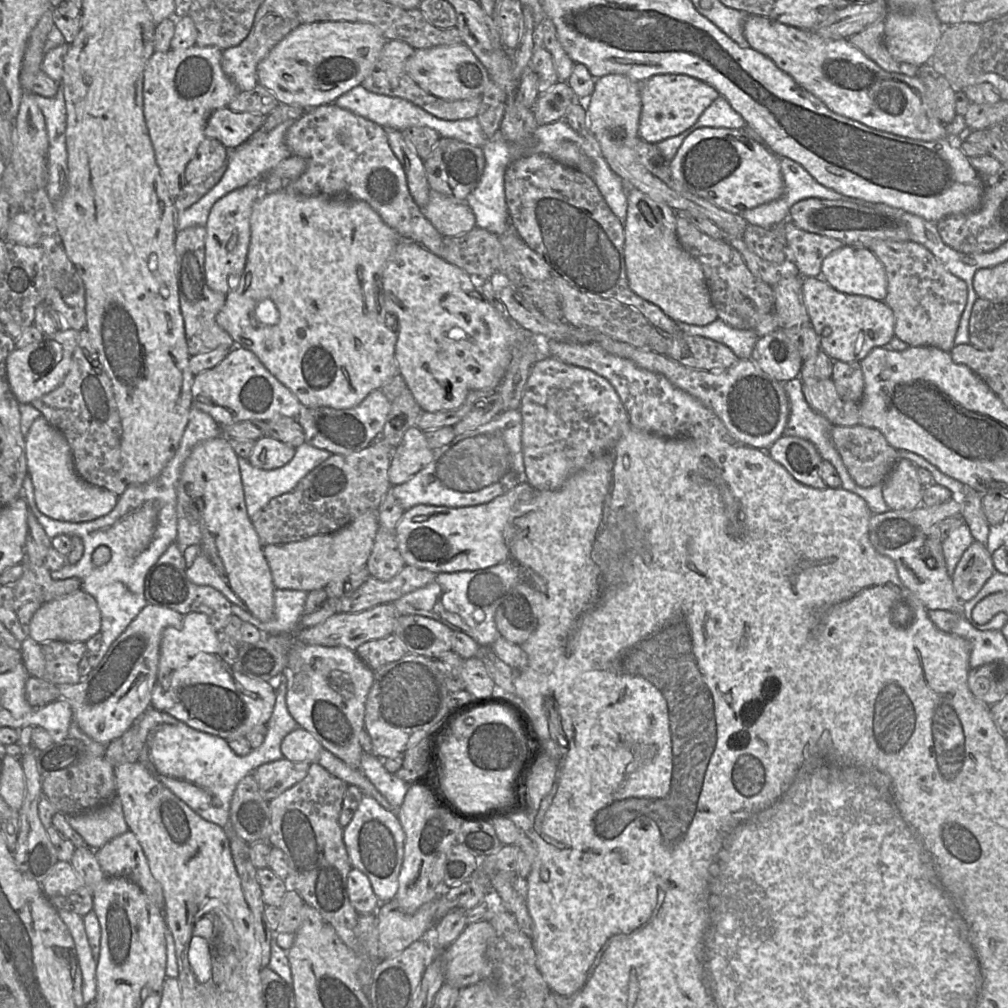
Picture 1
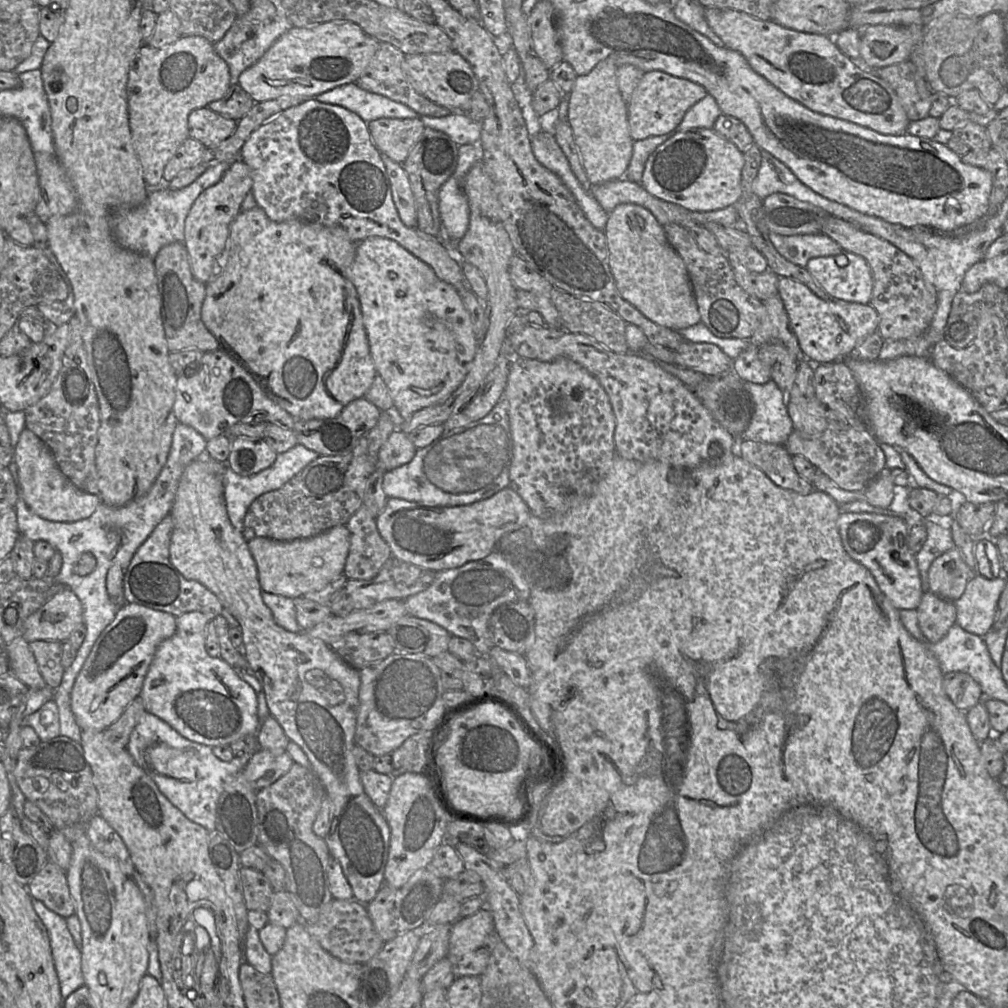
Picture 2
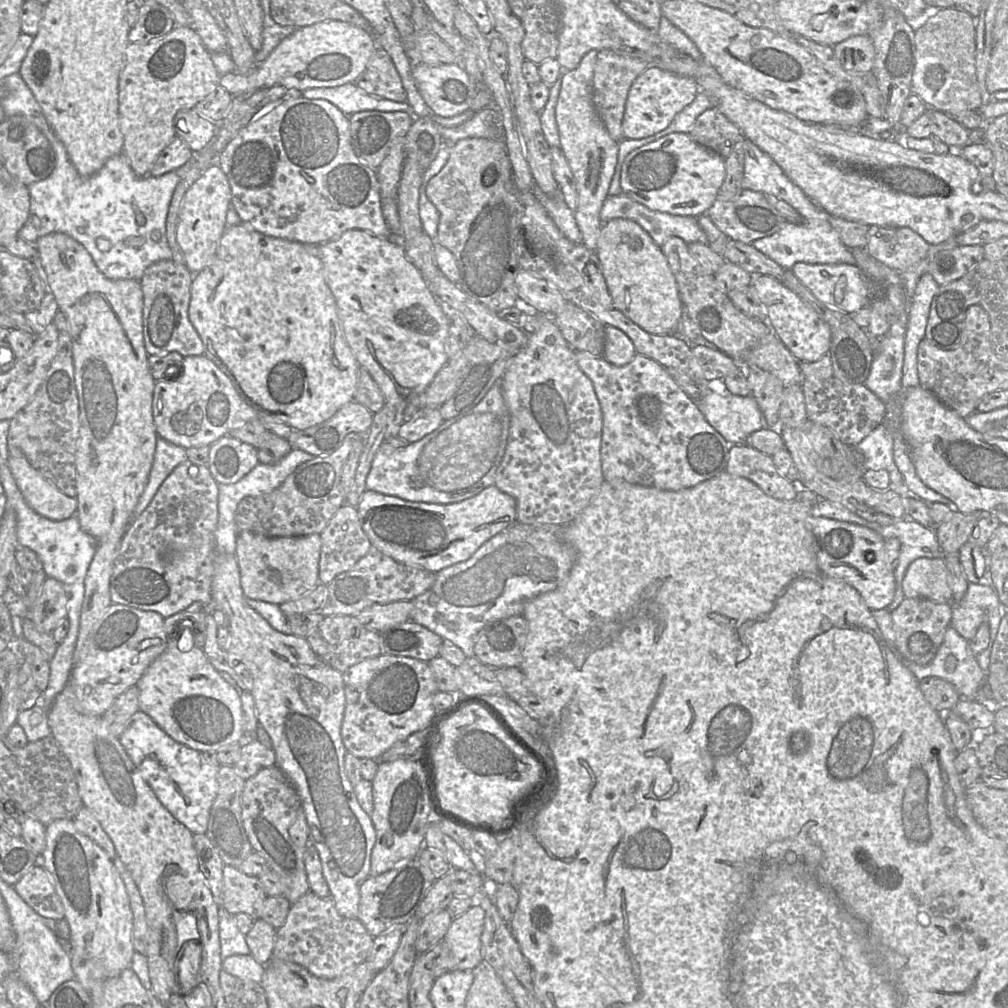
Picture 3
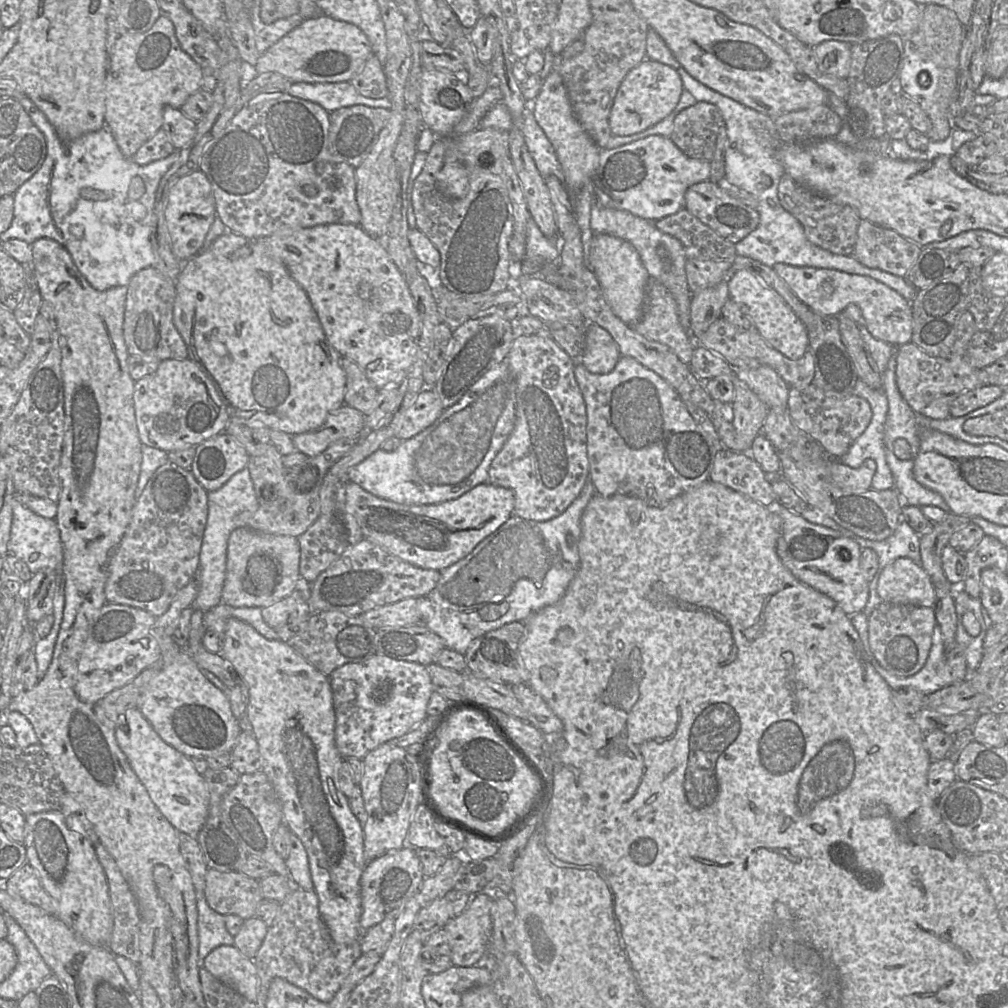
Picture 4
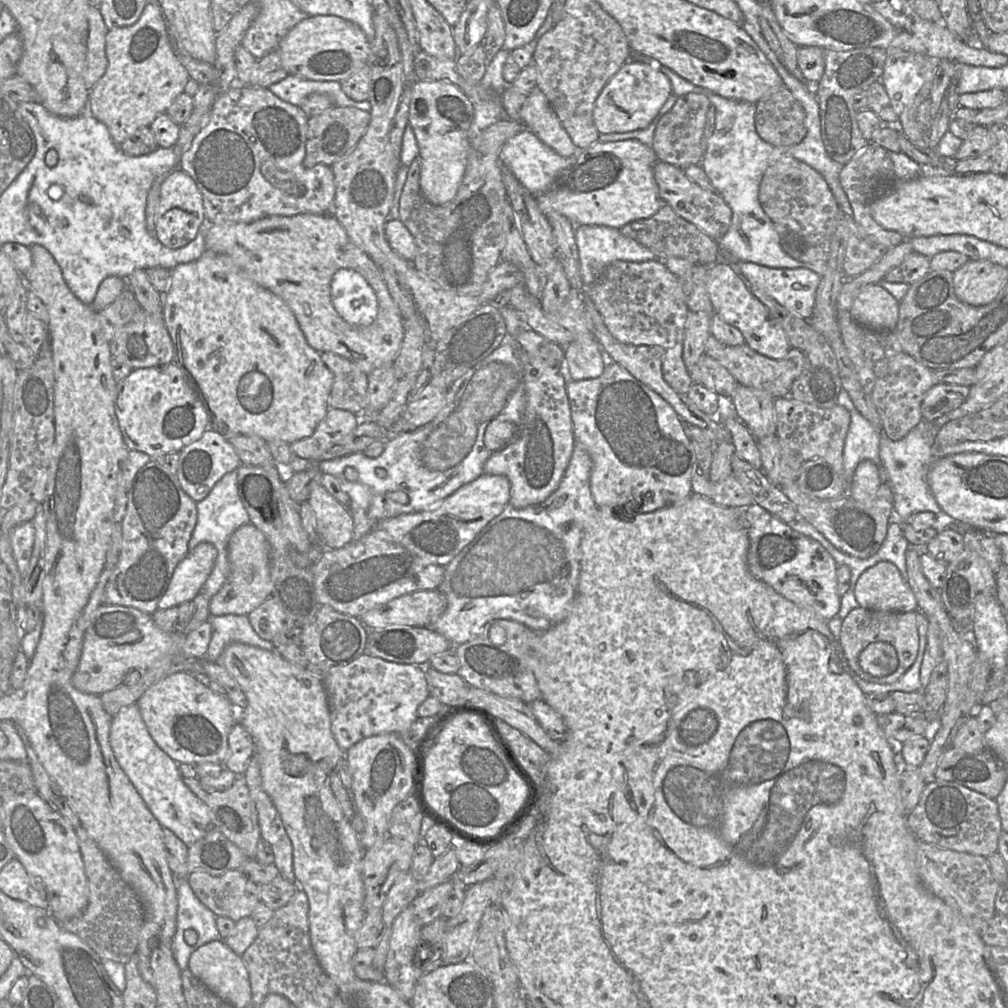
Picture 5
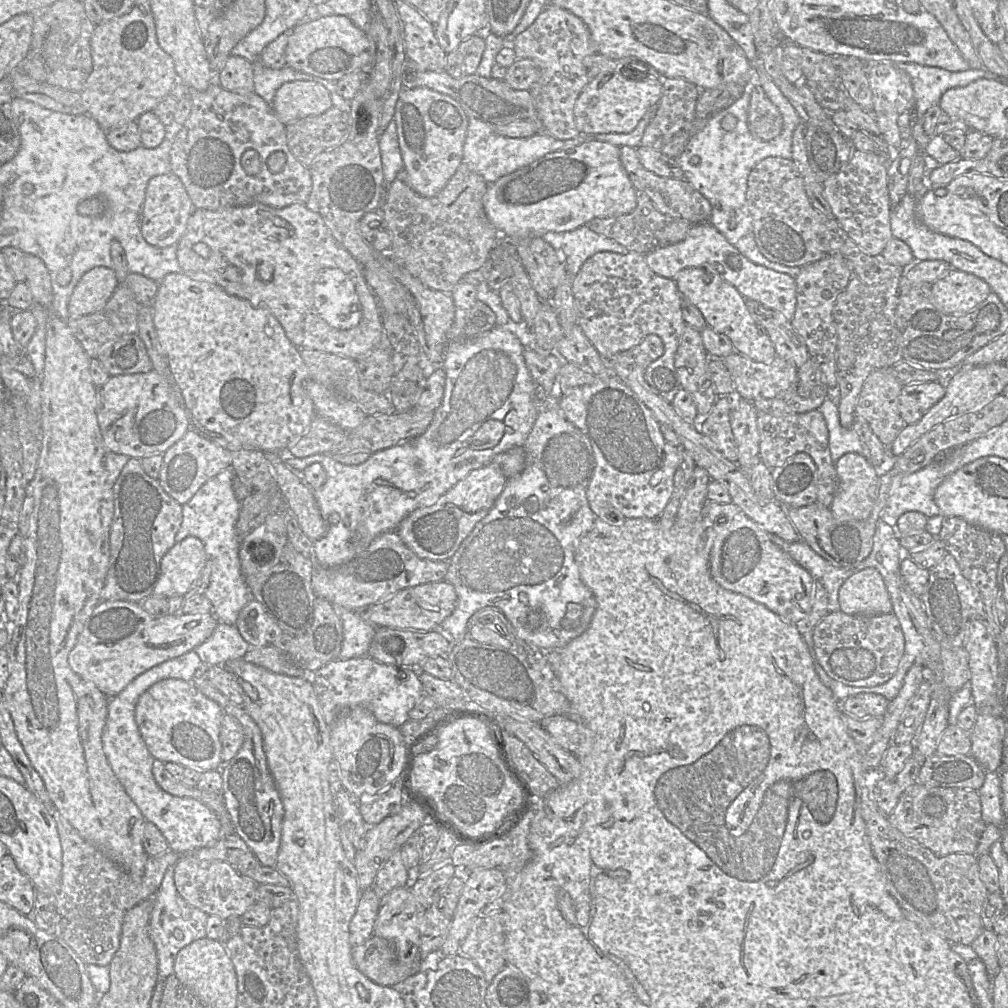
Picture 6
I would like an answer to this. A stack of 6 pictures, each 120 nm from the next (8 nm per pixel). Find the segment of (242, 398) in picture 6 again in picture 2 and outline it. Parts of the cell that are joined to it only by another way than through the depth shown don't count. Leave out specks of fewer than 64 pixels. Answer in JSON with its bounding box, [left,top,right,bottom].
[201,206,377,420]

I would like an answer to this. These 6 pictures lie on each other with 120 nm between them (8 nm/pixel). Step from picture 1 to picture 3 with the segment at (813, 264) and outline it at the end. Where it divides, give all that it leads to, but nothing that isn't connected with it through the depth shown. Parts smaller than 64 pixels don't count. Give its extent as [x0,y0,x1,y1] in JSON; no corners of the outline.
[751,216,869,269]

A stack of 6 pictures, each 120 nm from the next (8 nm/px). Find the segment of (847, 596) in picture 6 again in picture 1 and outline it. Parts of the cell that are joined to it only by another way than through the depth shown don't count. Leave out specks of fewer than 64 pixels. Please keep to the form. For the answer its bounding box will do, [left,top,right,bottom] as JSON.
[951,541,995,602]

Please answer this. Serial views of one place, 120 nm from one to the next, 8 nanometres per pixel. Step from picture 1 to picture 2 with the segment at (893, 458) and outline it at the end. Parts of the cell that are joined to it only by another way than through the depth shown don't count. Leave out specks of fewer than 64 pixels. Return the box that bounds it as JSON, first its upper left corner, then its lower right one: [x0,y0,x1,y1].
[784,428,890,491]

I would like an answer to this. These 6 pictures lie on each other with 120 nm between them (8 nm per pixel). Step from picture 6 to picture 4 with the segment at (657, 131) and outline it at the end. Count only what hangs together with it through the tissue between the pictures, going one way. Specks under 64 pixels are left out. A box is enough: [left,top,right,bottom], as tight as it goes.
[670,101,723,161]

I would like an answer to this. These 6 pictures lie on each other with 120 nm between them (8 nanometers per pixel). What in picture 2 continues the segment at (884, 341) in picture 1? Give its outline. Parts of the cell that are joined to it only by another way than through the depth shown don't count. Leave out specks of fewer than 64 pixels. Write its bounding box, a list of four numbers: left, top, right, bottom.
[778,277,879,365]

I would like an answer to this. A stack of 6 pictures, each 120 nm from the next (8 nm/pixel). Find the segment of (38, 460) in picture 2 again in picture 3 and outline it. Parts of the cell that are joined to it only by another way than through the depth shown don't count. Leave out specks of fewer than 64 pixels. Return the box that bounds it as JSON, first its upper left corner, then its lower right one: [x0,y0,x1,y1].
[8,449,77,521]

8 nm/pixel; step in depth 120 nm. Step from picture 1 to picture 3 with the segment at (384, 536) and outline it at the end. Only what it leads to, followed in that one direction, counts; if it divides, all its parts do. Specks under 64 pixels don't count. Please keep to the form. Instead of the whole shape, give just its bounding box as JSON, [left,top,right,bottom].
[319,505,372,584]

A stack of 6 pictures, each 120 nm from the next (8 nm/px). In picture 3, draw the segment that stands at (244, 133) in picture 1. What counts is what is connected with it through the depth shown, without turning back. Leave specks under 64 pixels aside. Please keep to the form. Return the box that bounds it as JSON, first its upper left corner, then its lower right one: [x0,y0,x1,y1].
[173,109,219,153]

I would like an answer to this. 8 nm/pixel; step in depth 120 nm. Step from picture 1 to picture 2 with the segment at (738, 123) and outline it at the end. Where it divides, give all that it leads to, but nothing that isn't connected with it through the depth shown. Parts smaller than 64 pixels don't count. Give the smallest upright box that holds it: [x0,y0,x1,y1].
[668,94,722,134]

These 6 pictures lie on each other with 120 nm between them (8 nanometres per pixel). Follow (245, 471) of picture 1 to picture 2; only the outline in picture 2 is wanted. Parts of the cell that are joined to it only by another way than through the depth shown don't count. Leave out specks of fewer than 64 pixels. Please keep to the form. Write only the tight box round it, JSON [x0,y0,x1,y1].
[224,444,319,531]

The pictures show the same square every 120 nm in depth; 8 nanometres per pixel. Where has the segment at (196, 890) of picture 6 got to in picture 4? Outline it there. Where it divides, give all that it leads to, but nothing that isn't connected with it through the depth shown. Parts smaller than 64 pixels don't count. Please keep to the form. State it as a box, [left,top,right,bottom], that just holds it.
[204,869,263,920]

